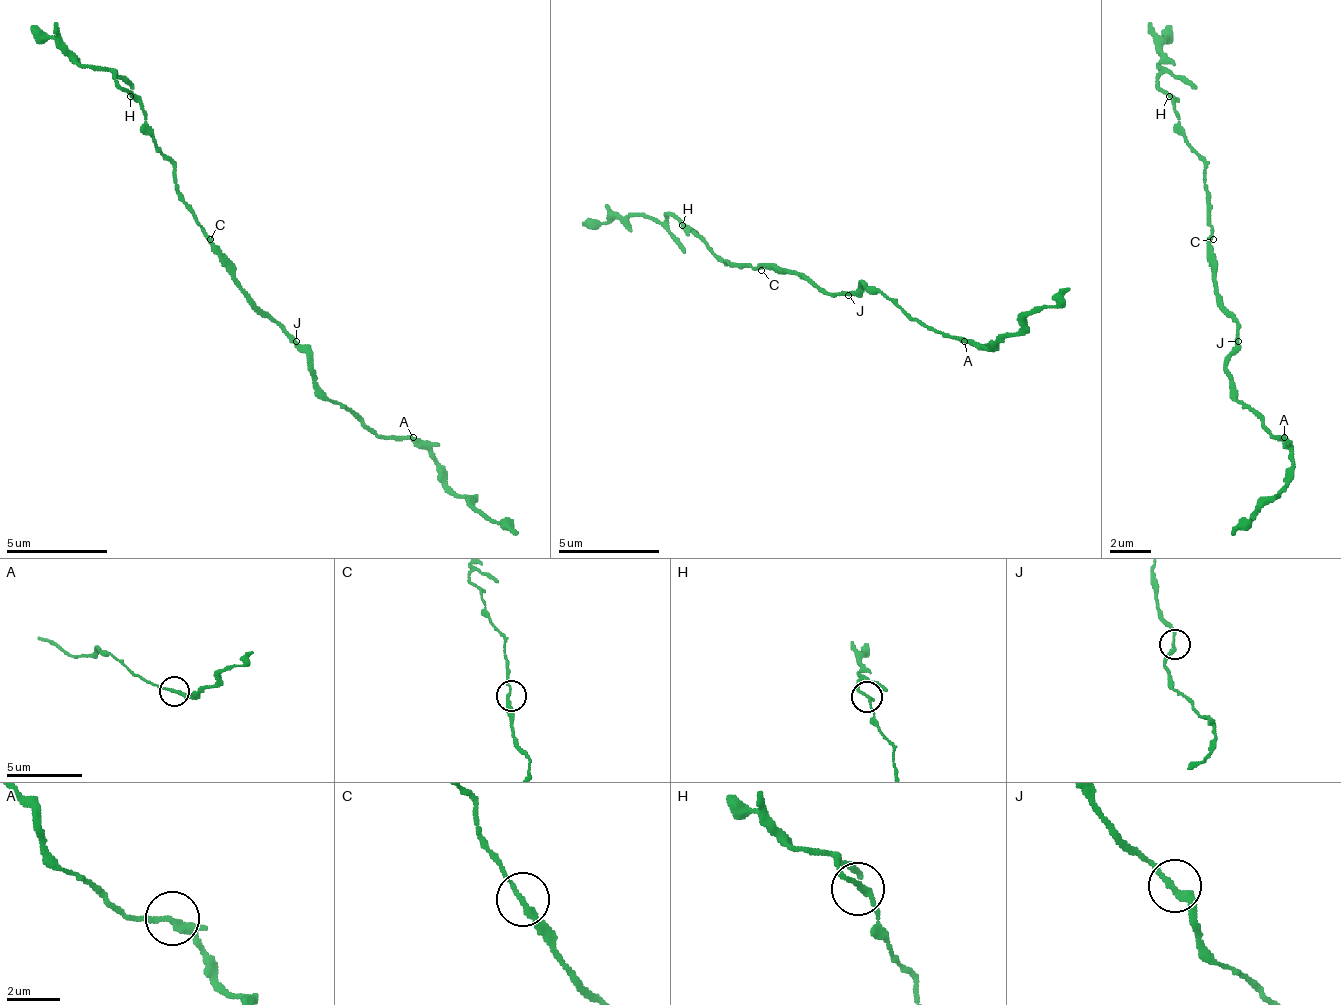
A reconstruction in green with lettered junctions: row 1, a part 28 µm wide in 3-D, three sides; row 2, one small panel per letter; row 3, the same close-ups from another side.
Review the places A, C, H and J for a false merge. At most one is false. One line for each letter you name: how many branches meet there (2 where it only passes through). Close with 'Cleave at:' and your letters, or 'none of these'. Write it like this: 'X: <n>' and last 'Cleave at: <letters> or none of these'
Cleave at: none of these

